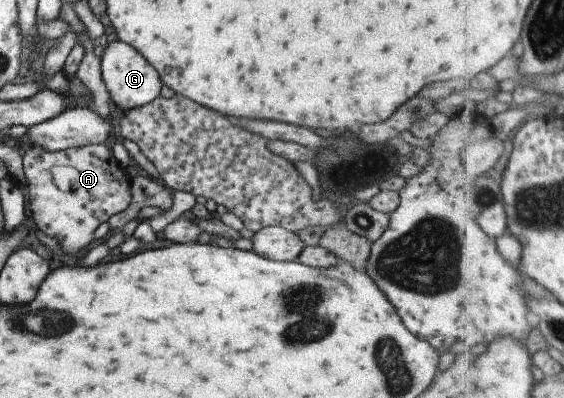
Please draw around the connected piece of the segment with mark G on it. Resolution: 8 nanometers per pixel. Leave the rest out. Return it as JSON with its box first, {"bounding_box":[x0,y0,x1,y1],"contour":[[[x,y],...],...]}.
{"bounding_box":[99,39,162,120],"contour":[[[118,39],[111,41],[103,49],[102,56],[99,58],[99,66],[103,84],[107,89],[110,107],[112,107],[111,120],[113,120],[112,117],[118,117],[130,108],[140,107],[159,95],[162,83],[153,65],[138,51],[134,51],[130,45],[126,45]]]}

